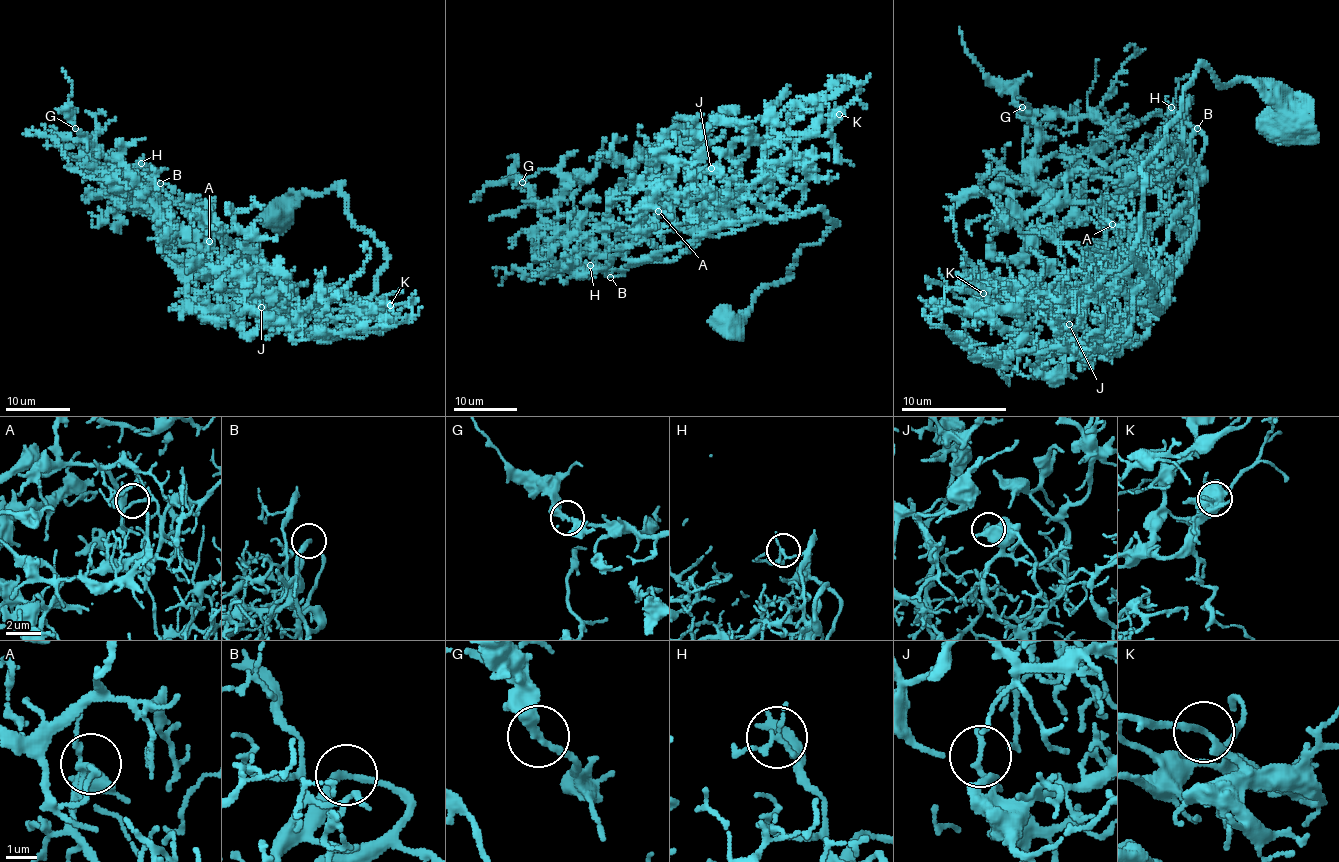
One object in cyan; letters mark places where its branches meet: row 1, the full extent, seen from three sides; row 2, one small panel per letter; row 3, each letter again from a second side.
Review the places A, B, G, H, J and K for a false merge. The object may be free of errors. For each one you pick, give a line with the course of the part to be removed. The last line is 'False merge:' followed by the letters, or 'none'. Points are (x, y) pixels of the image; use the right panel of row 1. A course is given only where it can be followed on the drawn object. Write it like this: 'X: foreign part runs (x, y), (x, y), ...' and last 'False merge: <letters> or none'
False merge: none

